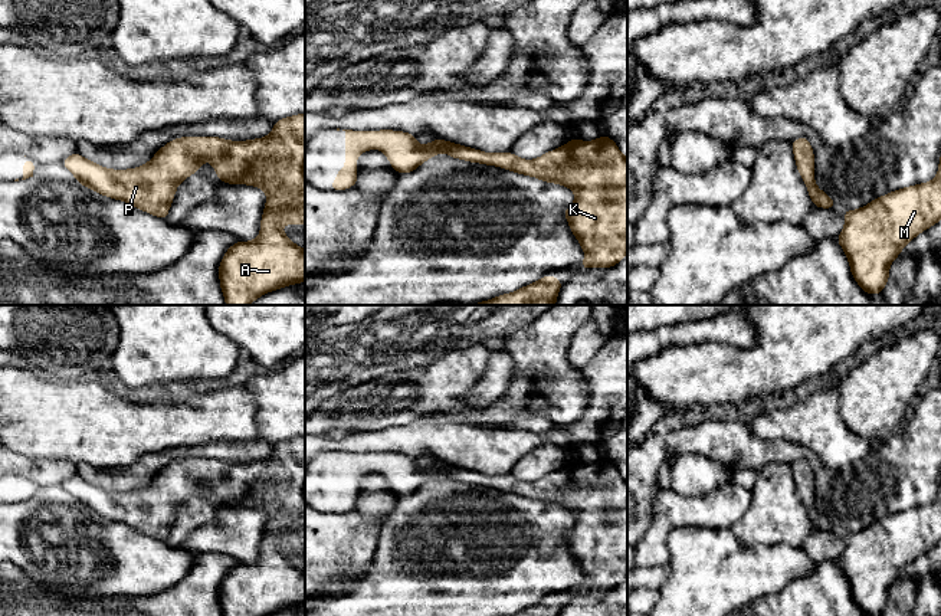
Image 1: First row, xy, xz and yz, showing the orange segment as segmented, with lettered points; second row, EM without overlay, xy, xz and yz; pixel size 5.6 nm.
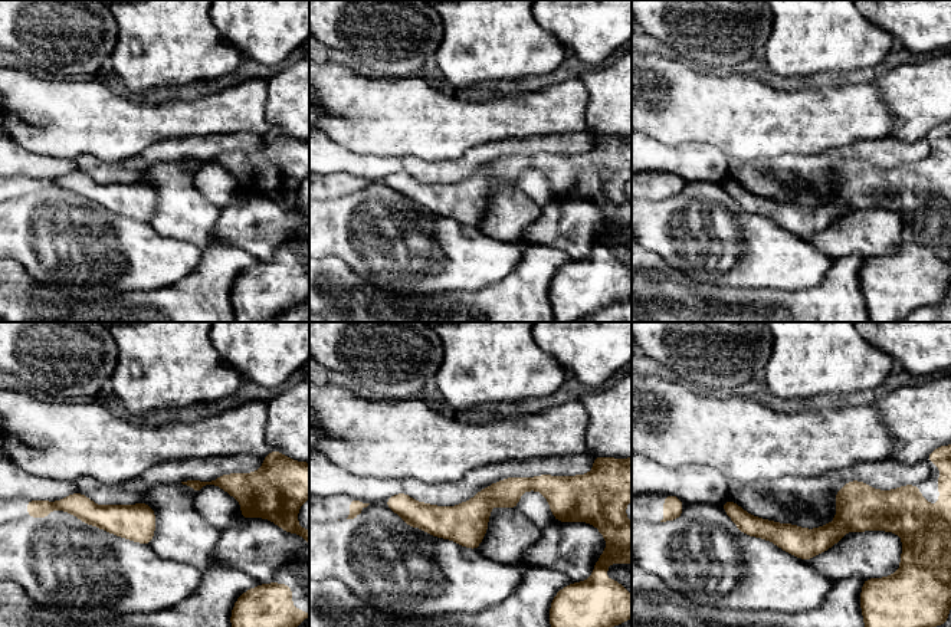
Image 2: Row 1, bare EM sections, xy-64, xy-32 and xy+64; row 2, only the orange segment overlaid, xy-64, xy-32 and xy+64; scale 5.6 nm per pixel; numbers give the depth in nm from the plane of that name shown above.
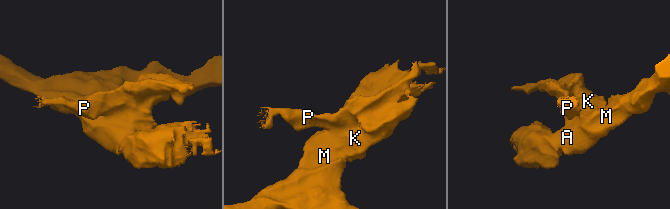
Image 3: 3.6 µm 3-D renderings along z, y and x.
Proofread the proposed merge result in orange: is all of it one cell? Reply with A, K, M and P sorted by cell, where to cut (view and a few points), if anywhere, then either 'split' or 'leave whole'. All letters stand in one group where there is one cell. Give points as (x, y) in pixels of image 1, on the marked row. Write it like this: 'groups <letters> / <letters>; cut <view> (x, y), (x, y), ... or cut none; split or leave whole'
groups A K M P; cut none; leave whole

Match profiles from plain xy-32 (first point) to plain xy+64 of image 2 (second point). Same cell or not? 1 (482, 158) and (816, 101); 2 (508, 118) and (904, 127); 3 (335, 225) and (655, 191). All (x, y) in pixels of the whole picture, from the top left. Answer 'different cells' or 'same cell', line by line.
1: different cells
2: different cells
3: different cells

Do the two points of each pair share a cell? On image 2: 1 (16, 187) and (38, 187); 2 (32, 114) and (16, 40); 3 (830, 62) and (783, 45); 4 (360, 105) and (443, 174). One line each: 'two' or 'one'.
1: one
2: two
3: one
4: two

